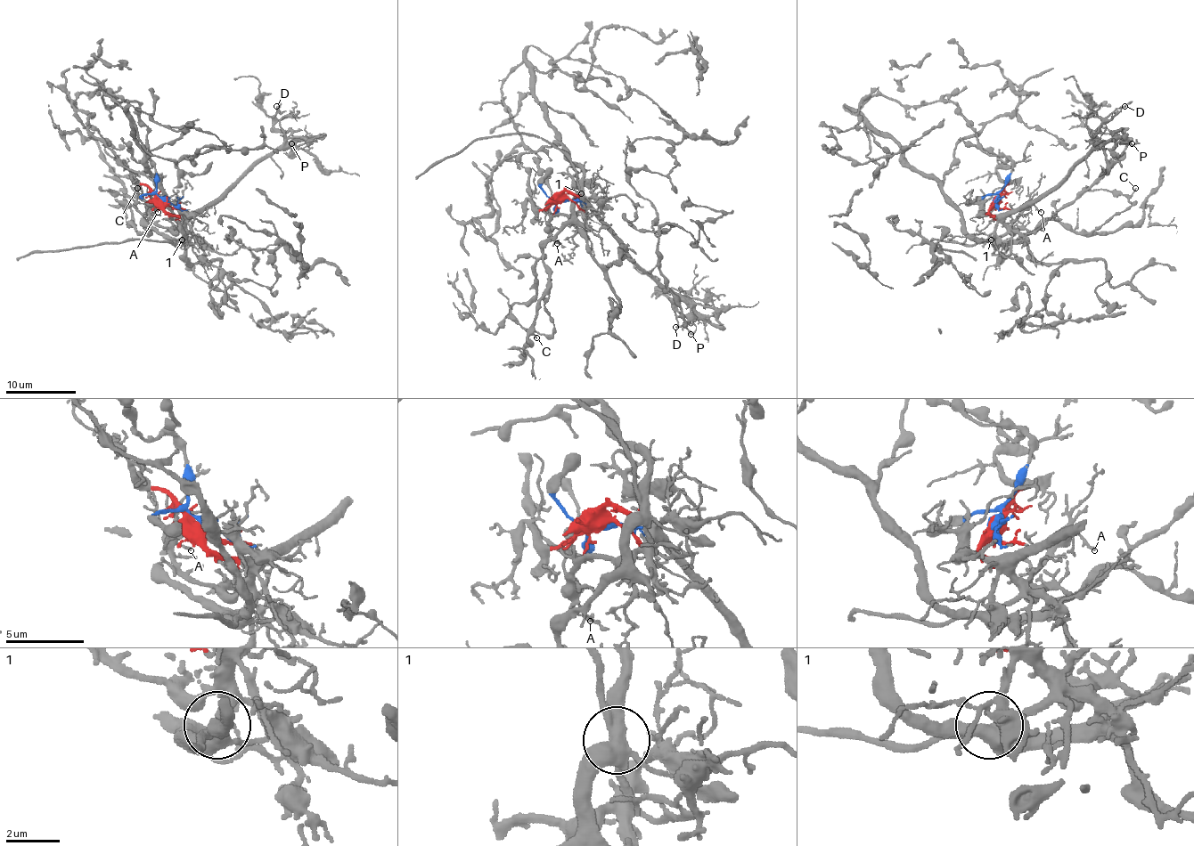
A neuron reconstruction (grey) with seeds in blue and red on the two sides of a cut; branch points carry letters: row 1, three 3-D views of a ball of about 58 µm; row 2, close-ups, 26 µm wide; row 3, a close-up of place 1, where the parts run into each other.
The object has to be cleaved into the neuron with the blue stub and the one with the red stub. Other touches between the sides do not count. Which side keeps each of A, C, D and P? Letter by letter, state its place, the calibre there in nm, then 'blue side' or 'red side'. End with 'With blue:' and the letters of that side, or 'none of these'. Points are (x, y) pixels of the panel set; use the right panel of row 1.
A: at (1041, 212); 120 nm thick; red side
C: at (1135, 188); 130 nm thick; blue side
D: at (1124, 106); 130 nm thick; red side
P: at (1132, 143); 140 nm thick; red side
With blue: C

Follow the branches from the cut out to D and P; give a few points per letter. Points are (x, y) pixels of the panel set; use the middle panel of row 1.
D: (560, 199), (575, 202), (589, 215), (592, 213), (654, 280), (684, 296), (674, 303), (677, 320), (675, 327)
P: (560, 199), (575, 202), (589, 215), (592, 213), (654, 280), (670, 288), (692, 311), (684, 327), (691, 334)

